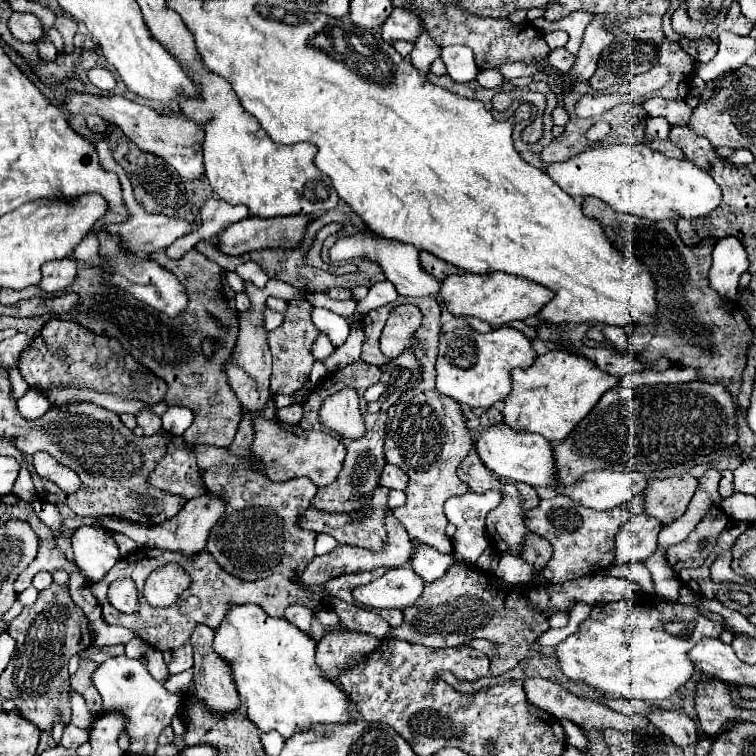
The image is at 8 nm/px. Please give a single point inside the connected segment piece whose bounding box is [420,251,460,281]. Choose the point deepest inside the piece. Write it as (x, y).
(439, 269)

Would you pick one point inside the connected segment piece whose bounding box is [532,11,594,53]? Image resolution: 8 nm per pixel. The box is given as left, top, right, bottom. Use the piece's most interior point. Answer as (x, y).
(574, 23)

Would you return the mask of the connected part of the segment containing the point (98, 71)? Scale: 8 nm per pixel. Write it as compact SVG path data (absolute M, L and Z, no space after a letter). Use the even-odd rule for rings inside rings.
M94 67L94 69L90 69L90 71L88 71L88 79L90 79L98 89L102 89L102 91L112 91L114 85L116 85L114 75L112 75L108 69L104 69L104 67Z

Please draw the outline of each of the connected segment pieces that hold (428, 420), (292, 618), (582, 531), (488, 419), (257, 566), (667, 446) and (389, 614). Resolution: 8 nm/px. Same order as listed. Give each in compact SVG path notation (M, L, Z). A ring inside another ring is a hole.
M430 295L426 299L410 299L410 297L398 297L394 303L382 305L374 311L370 311L364 319L362 319L362 327L366 329L366 341L362 345L362 357L370 357L370 353L382 353L378 347L378 337L382 333L382 327L388 319L388 313L402 303L412 303L416 305L424 319L422 325L418 327L418 331L414 333L414 357L418 359L420 367L422 367L422 381L420 385L414 389L414 393L420 393L418 397L400 397L386 413L388 413L388 423L386 423L386 461L404 469L410 477L410 485L406 487L406 505L394 509L396 519L404 525L404 529L408 531L410 539L428 543L432 547L436 547L442 553L450 553L452 551L452 541L450 537L446 537L444 529L448 525L448 519L442 511L446 499L454 497L454 495L464 495L468 491L466 483L462 483L456 475L456 469L460 465L460 461L468 455L472 441L470 441L470 433L466 427L466 417L462 415L460 405L446 397L440 395L434 387L434 379L436 379L436 371L434 371L434 363L436 363L436 355L438 355L438 335L442 329L442 309L438 305L438 301Z
M290 605L284 613L284 619L290 621L292 625L296 625L300 631L304 633L310 633L310 621L312 621L312 611L308 607L302 607L302 605Z
M556 495L552 499L542 499L538 507L528 509L524 513L524 523L530 531L546 537L550 541L550 545L554 547L552 559L548 561L548 565L542 571L542 577L550 583L566 583L566 581L574 581L586 575L596 575L598 571L606 571L612 563L614 563L614 535L618 531L618 527L630 517L630 511L626 507L614 507L608 511L594 511L590 507L582 507L580 503L574 503L572 499L566 499L566 495Z
M490 407L488 411L484 411L484 413L480 415L480 429L482 429L482 427L492 427L492 425L500 423L502 419L504 419L502 413L500 413L496 407Z
M274 401L266 403L262 411L244 411L236 439L228 447L232 455L238 455L242 465L234 467L222 463L206 469L204 473L206 489L216 495L224 495L228 499L226 513L212 527L206 549L226 573L242 581L256 581L272 573L282 573L290 579L298 579L306 569L306 565L314 559L316 533L302 529L298 525L298 515L300 511L306 511L310 507L310 501L316 495L318 487L310 479L274 483L266 479L266 473L262 471L262 465L258 461L250 461L252 459L250 447L254 441L252 419L254 417L276 419L276 411L278 409Z
M694 381L692 383L670 383L670 385L644 385L642 399L640 389L626 389L616 385L608 389L598 405L588 413L582 423L566 437L566 441L554 445L554 459L558 469L560 483L576 483L584 473L610 469L610 471L638 471L648 477L658 475L660 471L688 465L700 457L706 457L724 447L734 447L738 441L738 417L744 417L746 409L742 409L730 389L720 383Z
M374 609L380 617L384 617L390 627L400 627L400 623L403 622L404 616L403 612L400 610L386 610L386 609Z

